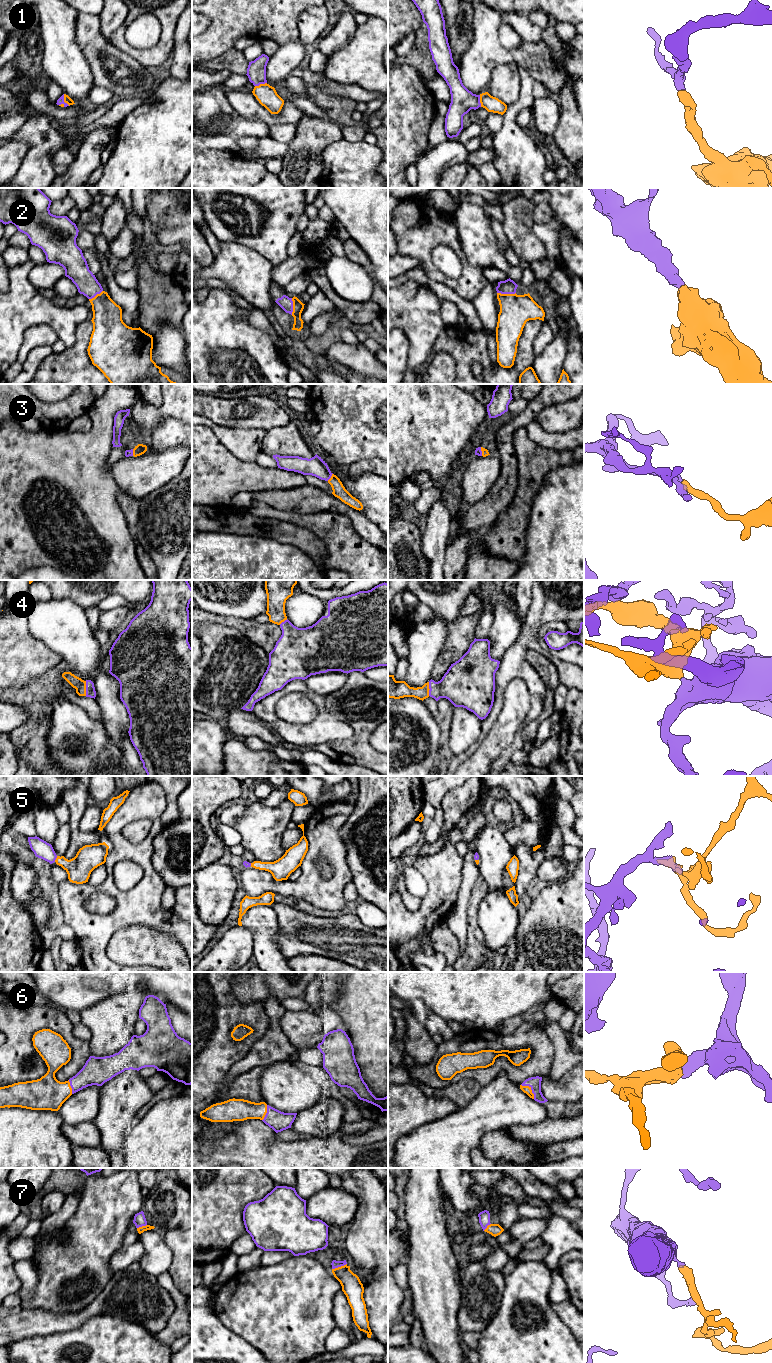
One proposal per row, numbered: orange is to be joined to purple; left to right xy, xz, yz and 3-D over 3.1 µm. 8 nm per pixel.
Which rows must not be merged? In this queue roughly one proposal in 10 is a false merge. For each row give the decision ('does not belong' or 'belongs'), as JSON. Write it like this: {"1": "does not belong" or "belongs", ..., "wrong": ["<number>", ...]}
{"1": "belongs", "2": "belongs", "3": "belongs", "4": "belongs", "5": "belongs", "6": "belongs", "7": "belongs", "wrong": []}

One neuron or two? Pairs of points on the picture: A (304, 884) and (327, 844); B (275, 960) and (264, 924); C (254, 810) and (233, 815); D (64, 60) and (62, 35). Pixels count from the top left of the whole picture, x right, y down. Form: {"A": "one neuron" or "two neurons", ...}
{"A": "one neuron", "B": "one neuron", "C": "two neurons", "D": "one neuron"}

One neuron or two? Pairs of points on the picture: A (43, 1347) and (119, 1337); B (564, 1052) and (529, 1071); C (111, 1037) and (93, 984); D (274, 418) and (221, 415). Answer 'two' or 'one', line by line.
A: one
B: two
C: two
D: one

